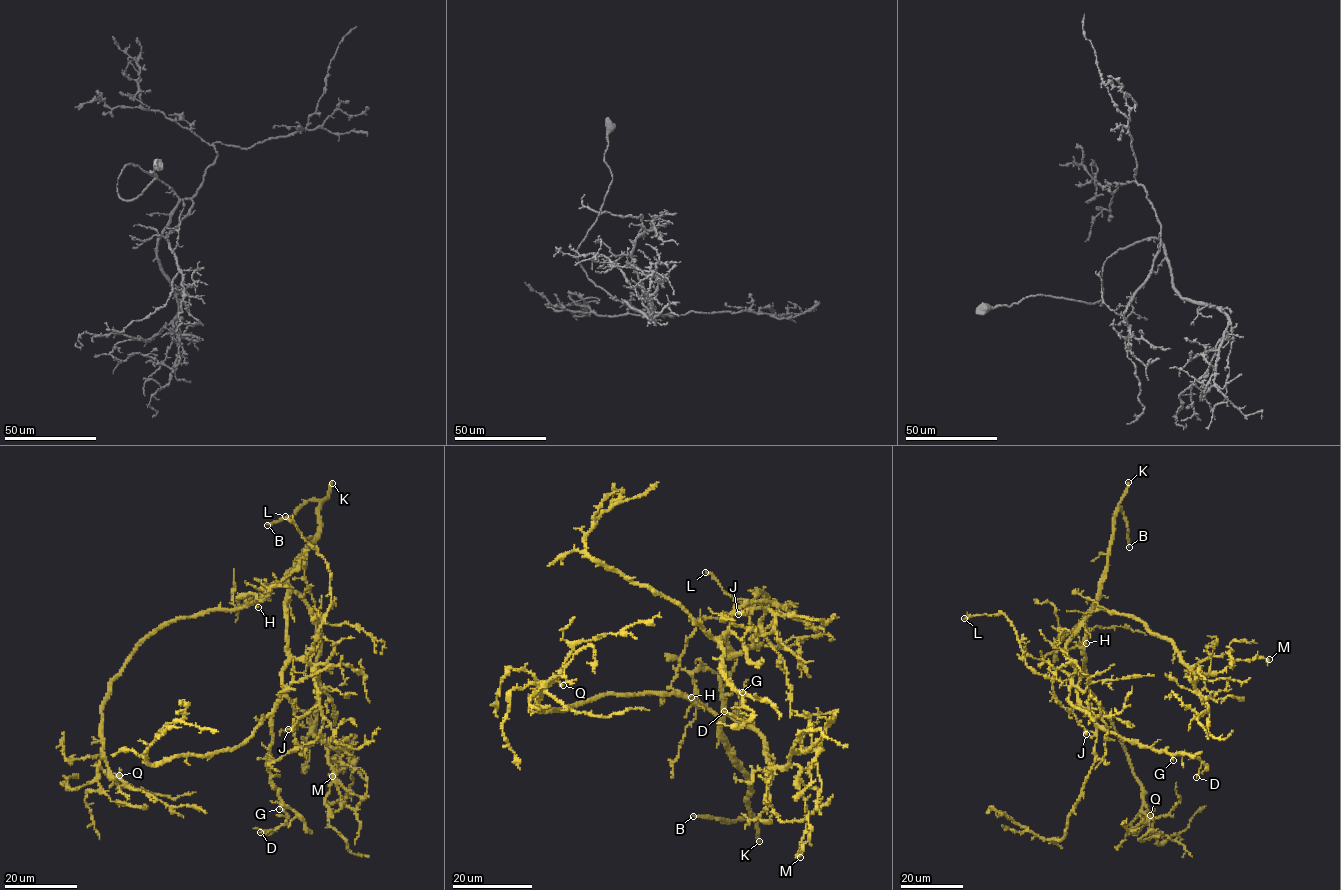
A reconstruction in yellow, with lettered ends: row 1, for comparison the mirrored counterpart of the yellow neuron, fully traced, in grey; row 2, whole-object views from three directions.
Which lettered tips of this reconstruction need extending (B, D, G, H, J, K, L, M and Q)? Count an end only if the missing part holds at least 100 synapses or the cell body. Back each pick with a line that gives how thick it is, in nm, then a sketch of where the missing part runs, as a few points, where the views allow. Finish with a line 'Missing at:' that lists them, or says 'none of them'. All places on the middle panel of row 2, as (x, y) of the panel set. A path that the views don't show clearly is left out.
B: 300 nm thick; missing branch runs (693, 816), (589, 787), (568, 747), (571, 721), (648, 527)
K: 320 nm thick
Missing at: B, K

